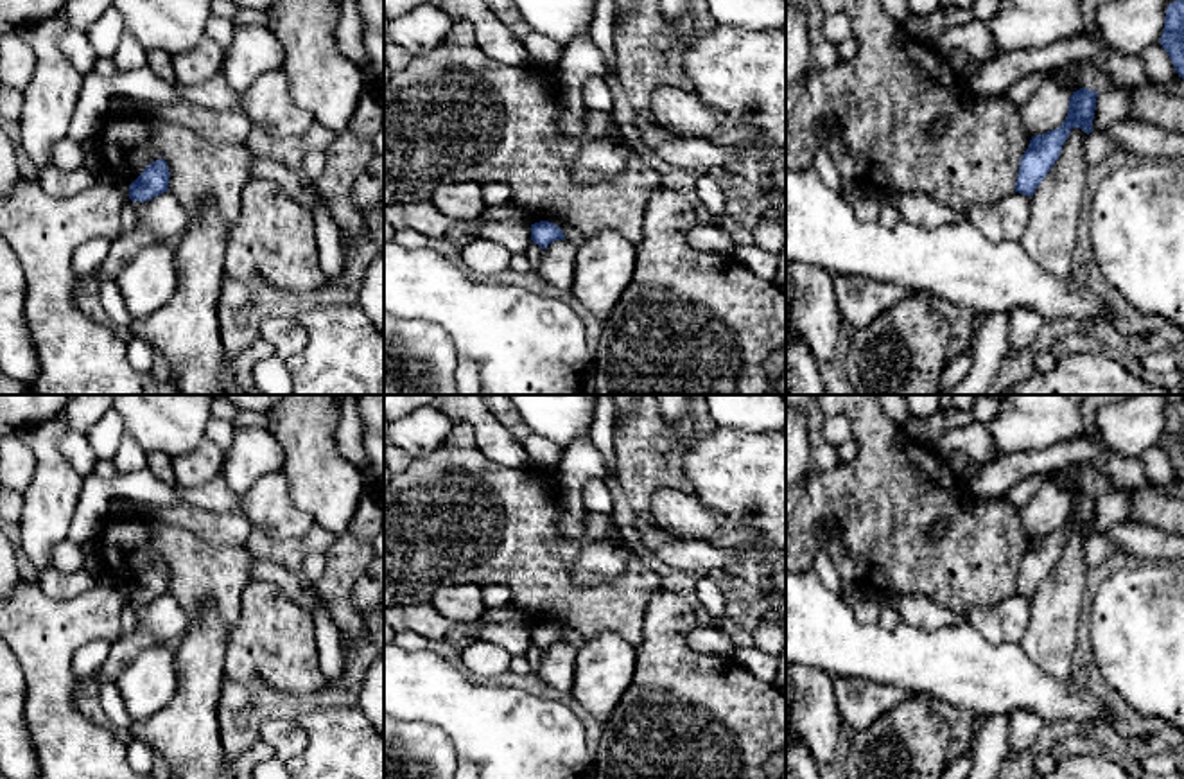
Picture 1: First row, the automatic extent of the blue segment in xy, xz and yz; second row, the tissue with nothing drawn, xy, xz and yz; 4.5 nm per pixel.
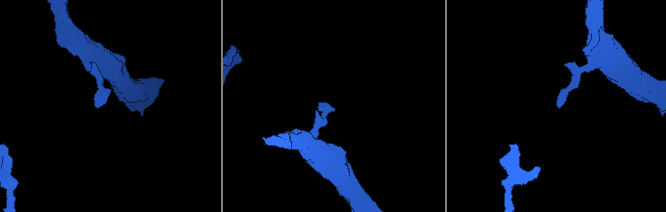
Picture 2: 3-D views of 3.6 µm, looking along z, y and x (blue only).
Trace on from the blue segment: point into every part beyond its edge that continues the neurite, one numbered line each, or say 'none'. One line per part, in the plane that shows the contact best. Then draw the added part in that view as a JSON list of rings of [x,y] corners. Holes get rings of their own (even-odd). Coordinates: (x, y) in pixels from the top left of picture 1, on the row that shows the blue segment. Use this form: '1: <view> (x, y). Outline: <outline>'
none

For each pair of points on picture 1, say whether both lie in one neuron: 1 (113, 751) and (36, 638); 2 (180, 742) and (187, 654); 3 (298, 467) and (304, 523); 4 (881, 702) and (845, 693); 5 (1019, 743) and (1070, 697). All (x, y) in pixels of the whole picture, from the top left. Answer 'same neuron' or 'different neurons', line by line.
1: same neuron
2: same neuron
3: different neurons
4: same neuron
5: different neurons

